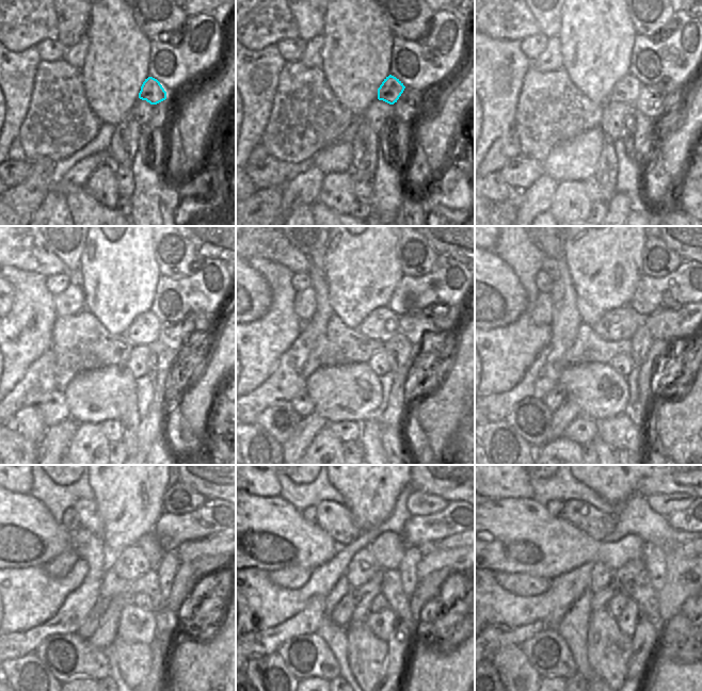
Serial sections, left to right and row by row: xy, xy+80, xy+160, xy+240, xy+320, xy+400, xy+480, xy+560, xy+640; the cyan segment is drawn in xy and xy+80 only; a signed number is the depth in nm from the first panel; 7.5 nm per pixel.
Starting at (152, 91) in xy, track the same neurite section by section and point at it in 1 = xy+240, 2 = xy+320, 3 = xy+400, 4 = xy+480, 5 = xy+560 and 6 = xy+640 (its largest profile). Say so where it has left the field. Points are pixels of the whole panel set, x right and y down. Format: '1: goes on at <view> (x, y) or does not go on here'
1: goes on at xy+240 (145, 328)
2: goes on at xy+320 (382, 324)
3: goes on at xy+400 (617, 324)
4: goes on at xy+480 (131, 563)
5: goes on at xy+560 (363, 566)
6: goes on at xy+640 (601, 575)

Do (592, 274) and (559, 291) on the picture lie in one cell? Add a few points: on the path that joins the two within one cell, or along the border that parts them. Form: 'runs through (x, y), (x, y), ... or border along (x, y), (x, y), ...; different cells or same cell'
border along (565, 259), (575, 291), (575, 306), (577, 308); different cells

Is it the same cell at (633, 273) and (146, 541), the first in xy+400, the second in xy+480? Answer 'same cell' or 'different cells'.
different cells

